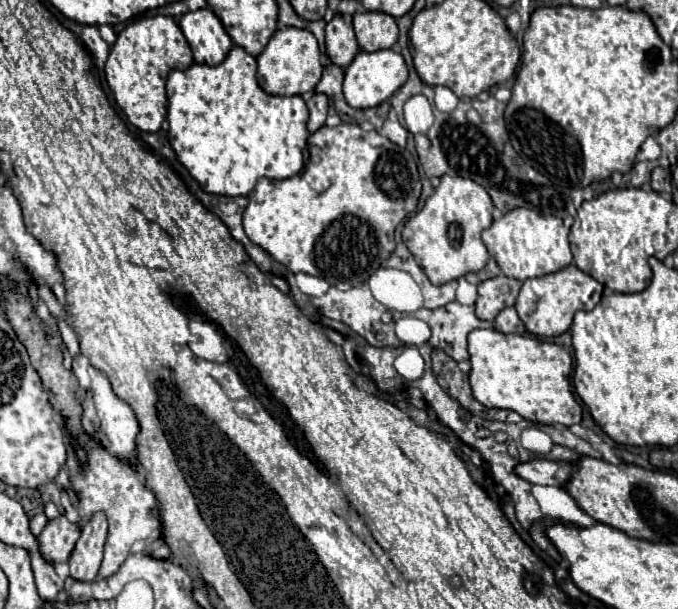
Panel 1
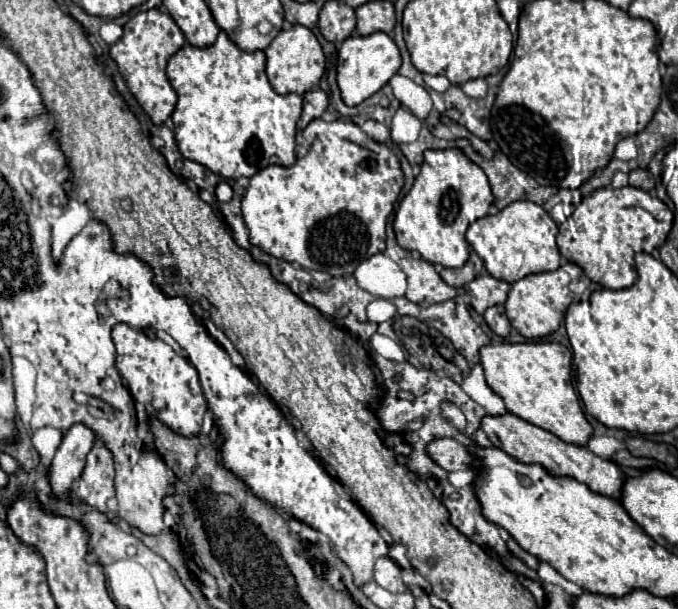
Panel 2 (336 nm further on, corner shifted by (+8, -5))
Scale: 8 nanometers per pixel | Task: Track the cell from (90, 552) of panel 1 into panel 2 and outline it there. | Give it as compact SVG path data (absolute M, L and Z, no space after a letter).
M97 438L91 452L87 454L83 474L75 484L77 500L93 504L95 508L101 508L101 512L107 512L105 504L111 496L115 496L113 478L115 478L113 454L107 450L103 440Z

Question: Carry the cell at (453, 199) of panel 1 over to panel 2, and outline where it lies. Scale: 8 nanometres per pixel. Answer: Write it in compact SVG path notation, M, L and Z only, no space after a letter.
M459 148L425 150L421 172L413 188L395 212L395 234L401 248L419 252L421 258L445 268L461 268L469 258L465 230L473 220L487 216L493 194L485 172L473 164Z

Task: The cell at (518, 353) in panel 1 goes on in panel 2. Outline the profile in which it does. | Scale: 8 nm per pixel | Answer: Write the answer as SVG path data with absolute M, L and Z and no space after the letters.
M501 342L481 348L481 366L485 368L487 384L503 398L509 412L553 432L565 442L585 446L593 434L593 426L585 418L573 388L571 358L571 350L559 342Z

